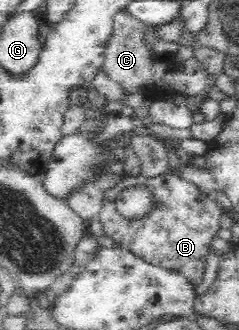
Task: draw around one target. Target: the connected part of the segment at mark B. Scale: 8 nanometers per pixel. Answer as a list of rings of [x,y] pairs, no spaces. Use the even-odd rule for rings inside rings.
[[[162,174],[155,178],[138,175],[124,177],[115,188],[105,193],[102,209],[97,214],[106,236],[110,236],[121,247],[134,251],[144,257],[147,262],[169,270],[176,270],[187,276],[192,283],[203,282],[205,264],[210,252],[210,242],[220,229],[221,206],[213,196],[199,190],[194,183],[182,178],[179,174]],[[128,188],[146,188],[152,196],[152,208],[146,216],[137,219],[124,218],[118,213],[117,202],[119,195]]]

